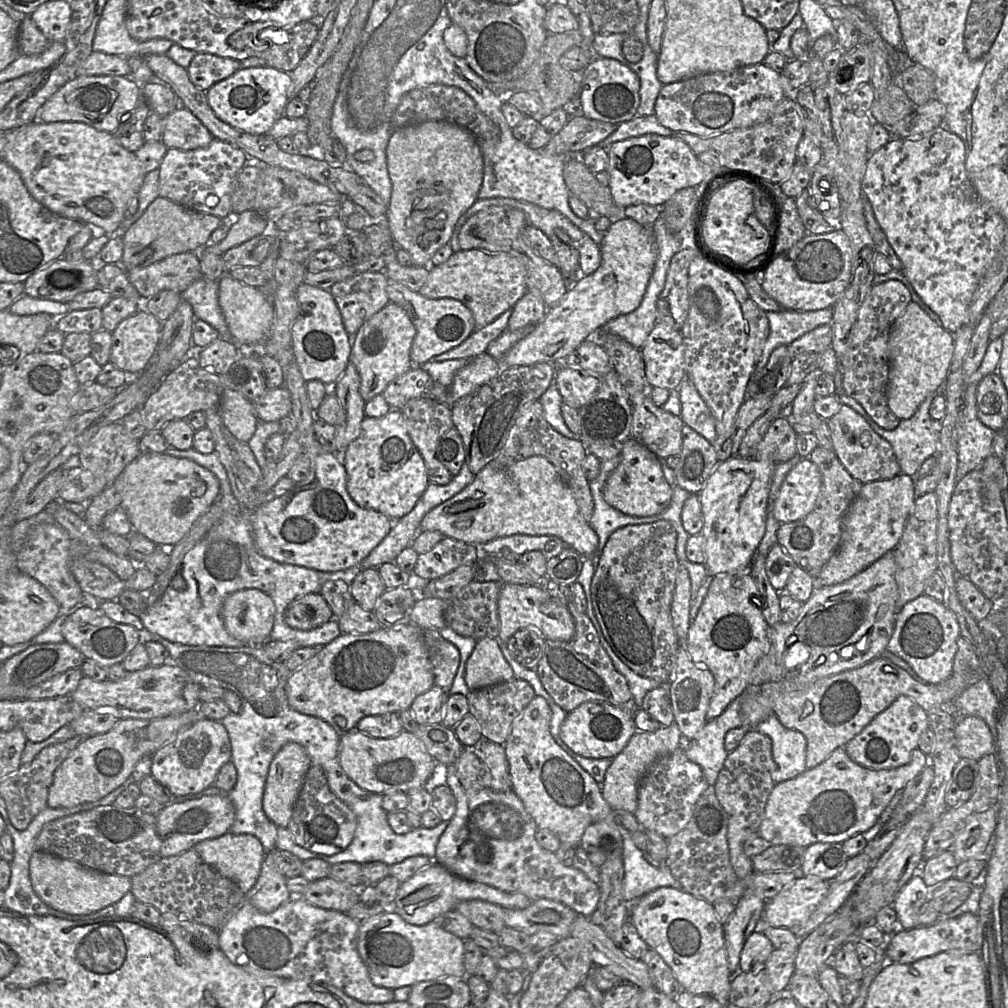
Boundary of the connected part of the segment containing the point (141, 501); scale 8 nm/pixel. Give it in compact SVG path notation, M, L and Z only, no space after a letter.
M165 452L141 453L125 467L113 485L121 495L120 507L126 512L134 532L167 548L174 546L185 536L193 523L217 501L220 492L219 480L211 471L191 459L175 457Z

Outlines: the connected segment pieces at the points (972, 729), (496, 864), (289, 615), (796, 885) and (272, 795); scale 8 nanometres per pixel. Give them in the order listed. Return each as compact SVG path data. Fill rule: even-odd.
M965 716L957 721L955 738L961 758L975 761L995 752L995 739L986 722L976 716Z
M464 747L457 760L446 768L446 785L456 799L456 811L440 836L433 862L440 864L453 874L475 882L487 884L509 893L521 893L531 901L545 898L560 902L579 915L590 918L600 898L599 885L591 881L582 871L563 865L555 853L543 849L535 838L537 825L524 808L522 801L510 789L497 792L481 785L484 764L475 754L474 747Z
M320 593L304 595L293 600L284 612L285 623L298 630L312 630L334 618Z
M817 876L795 879L767 900L761 919L778 928L804 924L828 891L829 881Z
M296 742L285 744L273 758L264 789L263 810L269 820L277 827L286 828L288 826L311 765L311 759L305 748Z

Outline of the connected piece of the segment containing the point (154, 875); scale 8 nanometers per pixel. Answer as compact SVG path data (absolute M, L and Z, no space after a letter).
M194 849L160 859L141 873L133 876L131 883L131 892L136 901L154 906L161 914L171 913L182 920L206 925L218 932L240 907L248 901L248 896L239 889L235 882L224 877L208 865Z

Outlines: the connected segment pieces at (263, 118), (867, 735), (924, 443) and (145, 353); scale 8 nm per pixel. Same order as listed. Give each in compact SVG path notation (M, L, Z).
M271 67L240 68L212 85L206 91L206 96L209 106L223 122L249 134L267 134L284 115L291 83L291 72Z
M900 695L844 748L850 759L863 767L872 770L893 769L910 761L912 751L918 748L922 733L929 727L927 711L909 696Z
M942 391L930 393L919 405L914 415L907 420L901 420L899 425L893 430L885 430L877 425L864 408L852 397L845 393L838 397L842 404L849 406L860 414L879 436L890 443L900 465L901 473L911 477L918 471L926 459L938 453L942 421L933 420L930 417L929 409L933 400L940 394L942 394Z
M144 308L123 319L112 332L110 361L130 377L142 372L161 338L162 322Z

